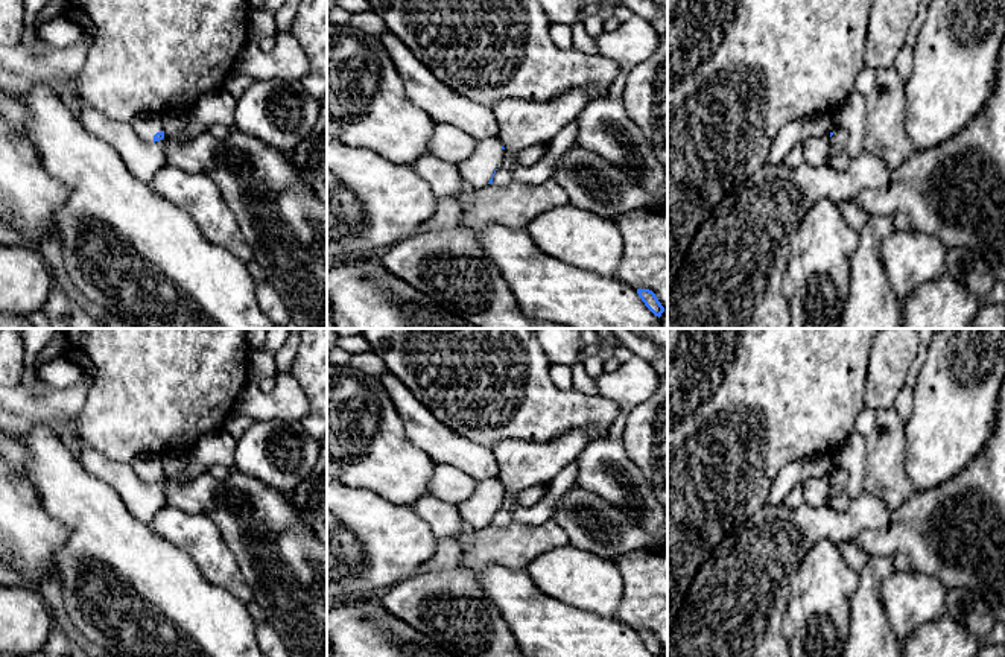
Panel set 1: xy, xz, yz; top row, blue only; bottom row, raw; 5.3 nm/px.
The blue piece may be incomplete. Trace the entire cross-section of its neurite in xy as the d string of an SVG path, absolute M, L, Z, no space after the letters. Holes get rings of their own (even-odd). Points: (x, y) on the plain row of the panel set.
M141 455L129 462L137 476L146 484L155 484L164 479L161 456Z

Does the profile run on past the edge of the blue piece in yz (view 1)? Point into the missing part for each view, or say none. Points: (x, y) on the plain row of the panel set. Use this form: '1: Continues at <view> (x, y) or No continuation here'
1: No continuation here

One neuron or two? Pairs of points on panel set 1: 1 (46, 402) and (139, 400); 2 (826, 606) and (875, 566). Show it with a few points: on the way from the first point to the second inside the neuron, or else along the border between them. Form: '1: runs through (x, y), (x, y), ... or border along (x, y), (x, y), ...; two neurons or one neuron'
1: border along (95, 376), (87, 400), (76, 417); two neurons
2: border along (859, 572), (859, 584), (850, 601), (849, 615); two neurons

